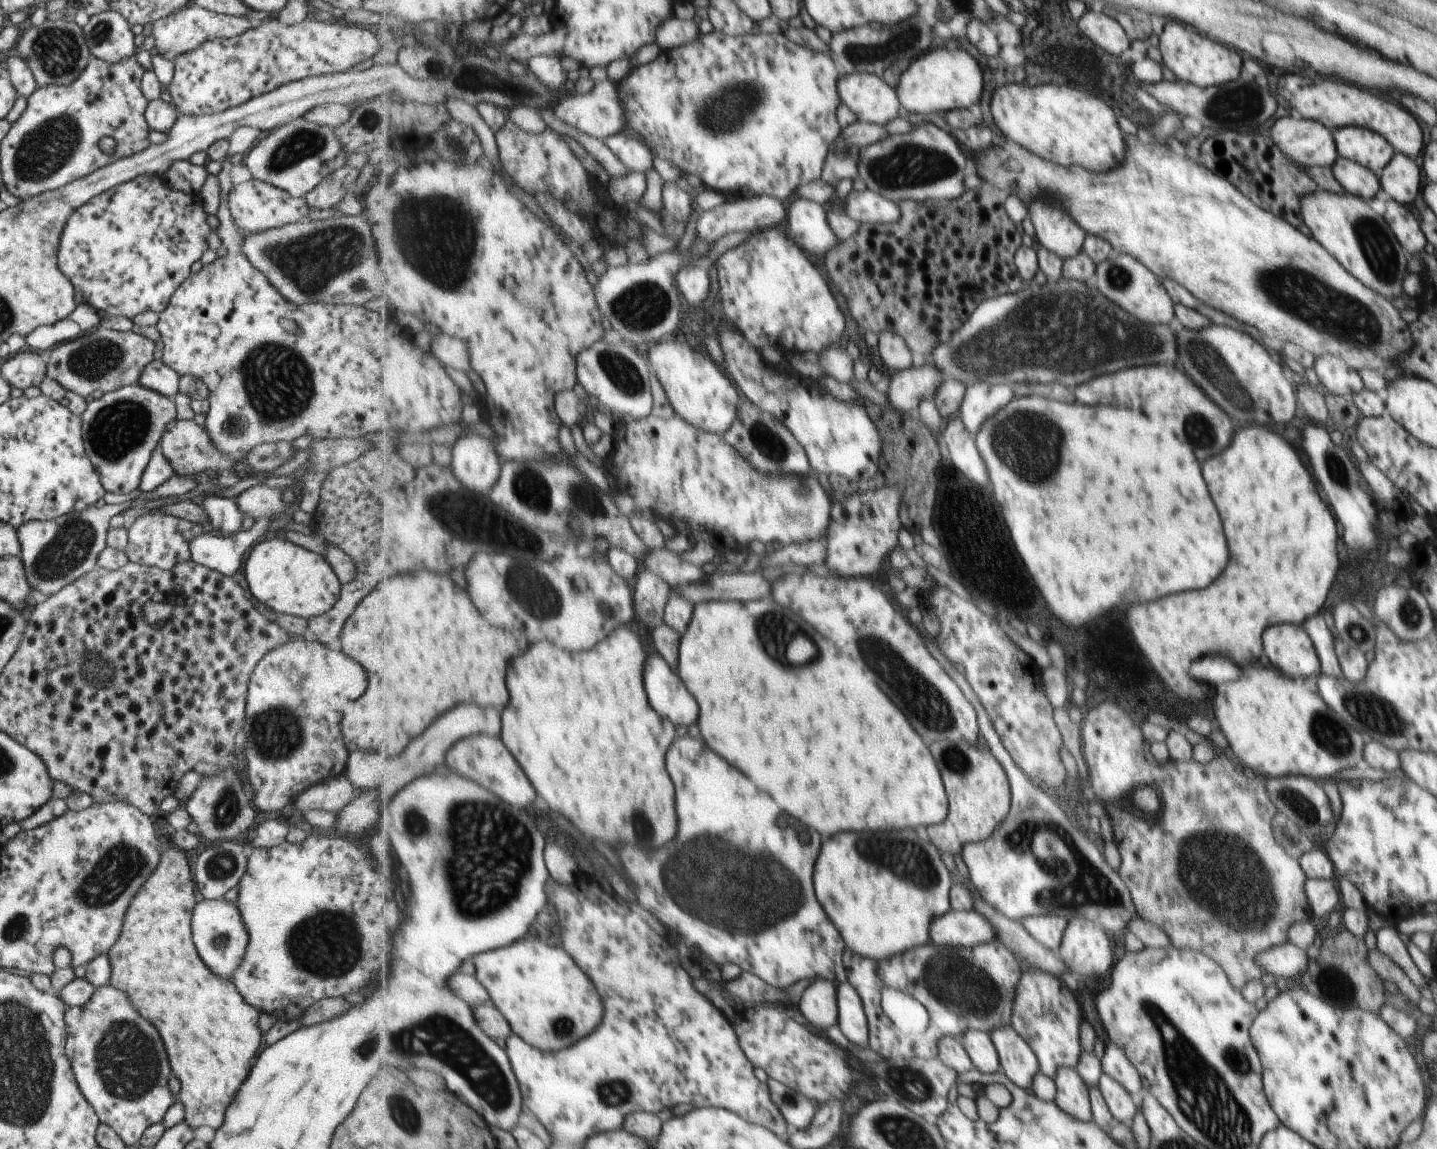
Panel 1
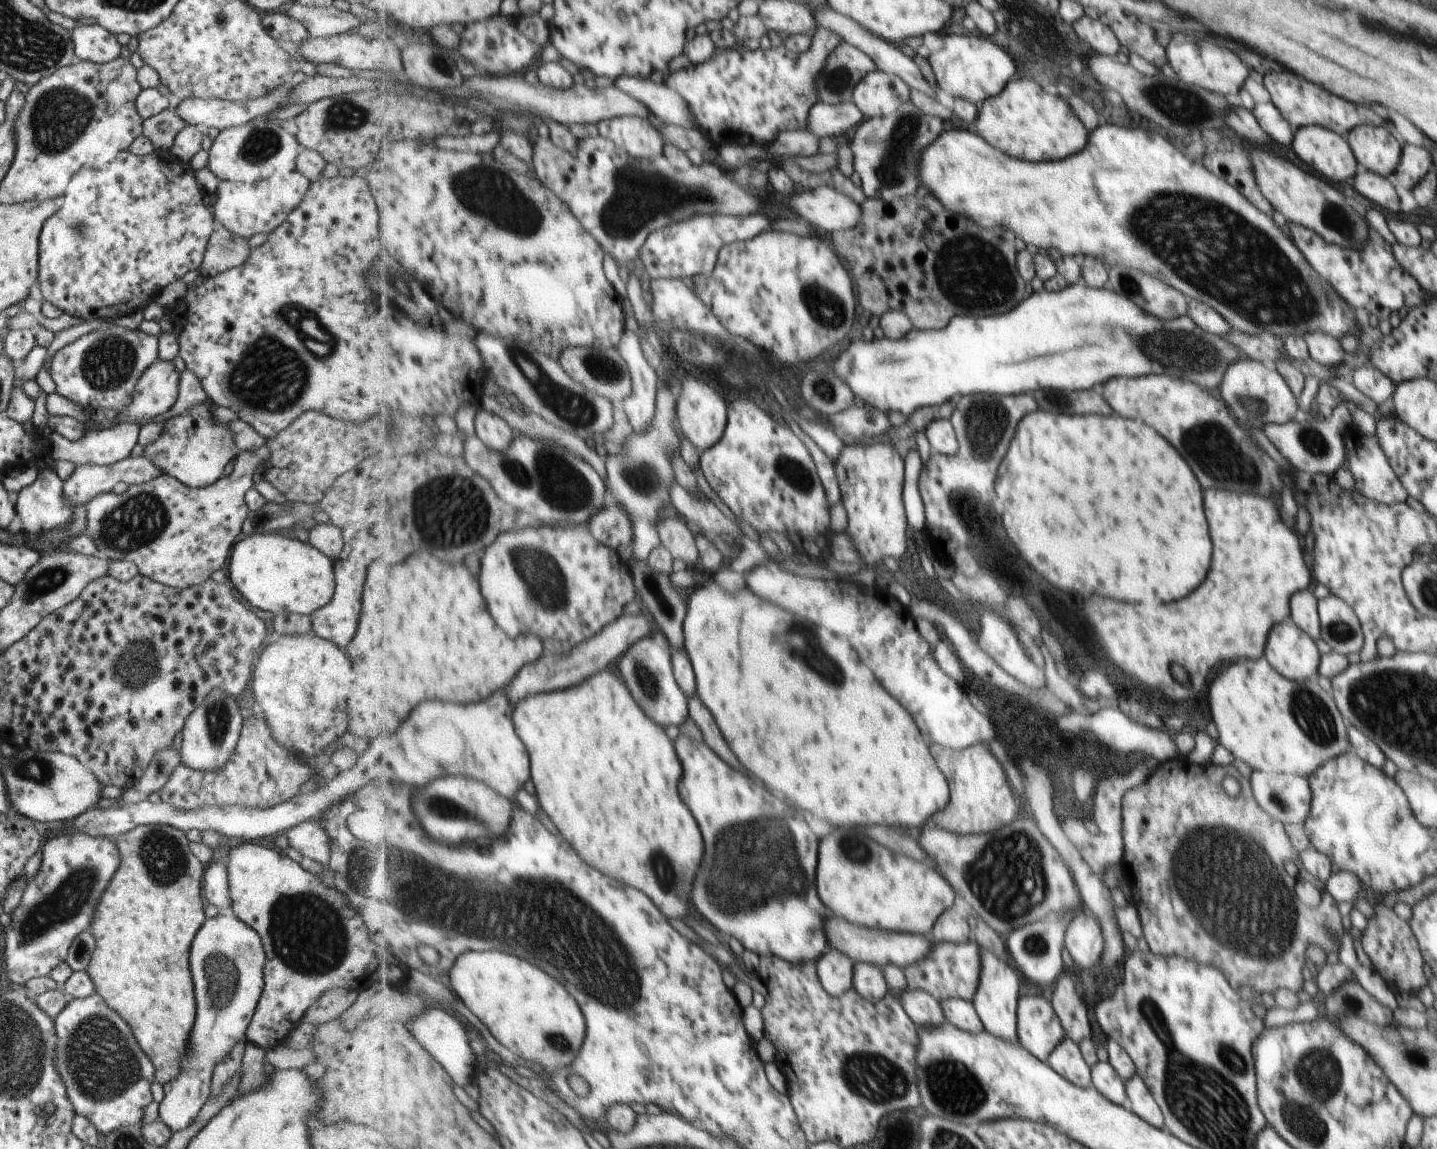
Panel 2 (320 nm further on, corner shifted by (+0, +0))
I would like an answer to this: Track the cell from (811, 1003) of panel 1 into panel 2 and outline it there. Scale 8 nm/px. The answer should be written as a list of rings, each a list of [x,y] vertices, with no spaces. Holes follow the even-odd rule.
[[[828,950],[817,962],[817,974],[827,994],[839,998],[854,989],[855,961],[839,950]]]

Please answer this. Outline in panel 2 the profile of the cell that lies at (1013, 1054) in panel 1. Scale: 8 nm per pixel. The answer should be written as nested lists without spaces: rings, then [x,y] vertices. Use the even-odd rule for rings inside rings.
[[[981,947],[981,956],[983,956],[983,974],[981,974],[981,982],[979,982],[979,990],[974,999],[974,1006],[979,1014],[979,1018],[983,1022],[986,1031],[991,1032],[994,1036],[1005,1040],[1005,1042],[1019,1043],[1018,1028],[1018,1001],[1019,988],[1021,988],[1021,980],[1015,972],[1012,964],[1001,960],[997,954],[985,950]]]

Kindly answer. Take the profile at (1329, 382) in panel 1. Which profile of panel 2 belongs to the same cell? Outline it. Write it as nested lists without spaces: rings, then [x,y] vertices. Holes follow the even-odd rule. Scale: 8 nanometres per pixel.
[[[1309,332],[1301,338],[1305,342],[1308,357],[1313,362],[1317,362],[1319,366],[1335,370],[1335,366],[1339,366],[1339,362],[1343,362],[1345,353],[1337,339],[1327,336],[1323,332]]]

